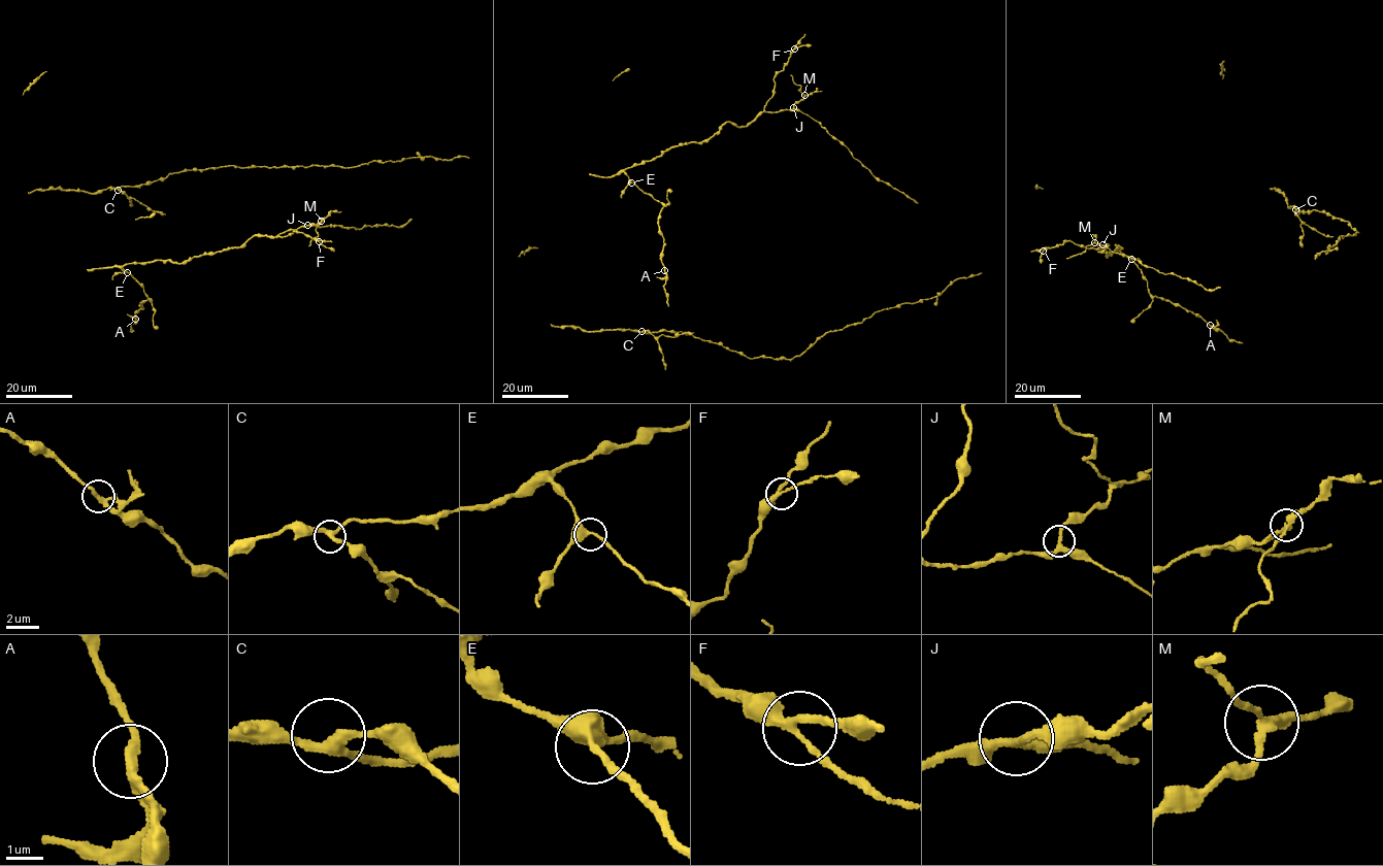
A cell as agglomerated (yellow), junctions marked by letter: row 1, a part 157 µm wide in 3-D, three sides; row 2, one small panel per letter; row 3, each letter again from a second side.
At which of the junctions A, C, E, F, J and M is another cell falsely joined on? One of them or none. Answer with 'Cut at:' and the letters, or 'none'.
Cut at: M

